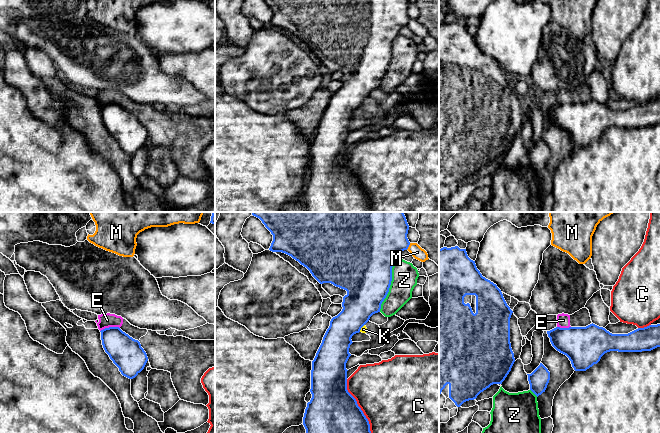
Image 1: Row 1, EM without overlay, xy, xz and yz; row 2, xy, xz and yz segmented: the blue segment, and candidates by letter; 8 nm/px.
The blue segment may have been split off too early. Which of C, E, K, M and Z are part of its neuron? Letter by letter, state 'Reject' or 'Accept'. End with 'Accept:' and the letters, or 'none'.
C: Reject
E: Reject
K: Reject
M: Reject
Z: Reject
Accept: none

